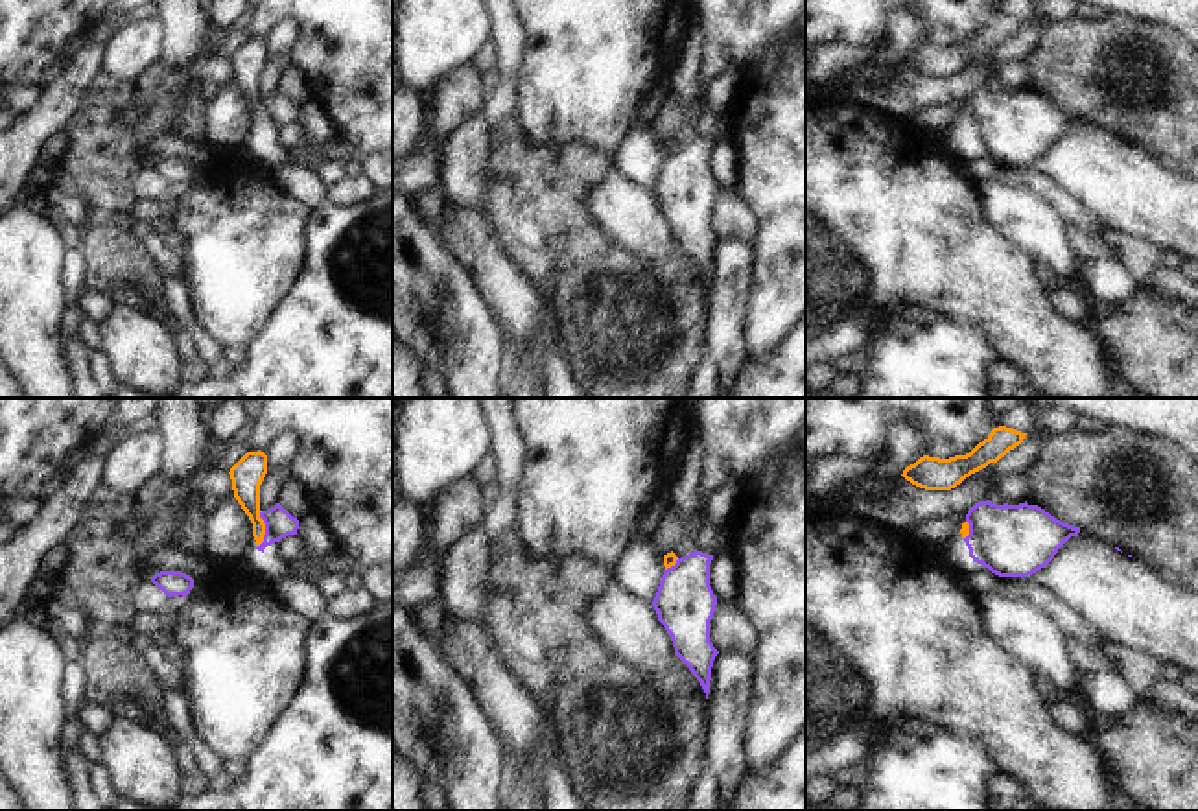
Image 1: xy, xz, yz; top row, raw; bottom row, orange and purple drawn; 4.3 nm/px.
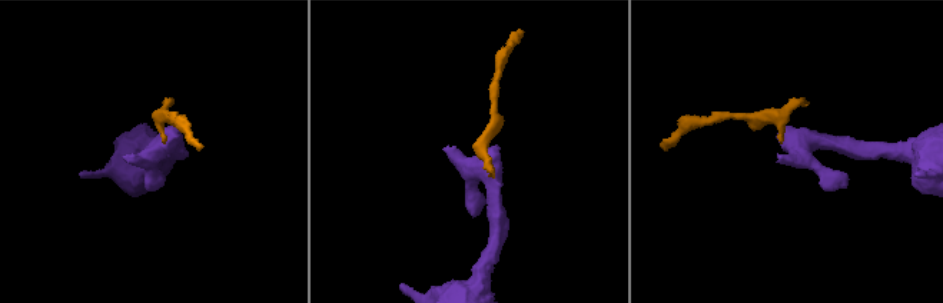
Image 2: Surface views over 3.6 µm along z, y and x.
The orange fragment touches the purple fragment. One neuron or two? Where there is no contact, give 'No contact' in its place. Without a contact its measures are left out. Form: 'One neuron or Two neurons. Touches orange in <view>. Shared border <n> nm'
Two neurons. Touches orange in xy. Shared border 160 nm.

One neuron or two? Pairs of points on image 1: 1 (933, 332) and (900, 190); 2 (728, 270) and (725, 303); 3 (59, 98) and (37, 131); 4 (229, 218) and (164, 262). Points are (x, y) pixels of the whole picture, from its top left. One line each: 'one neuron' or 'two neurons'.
1: two neurons
2: one neuron
3: one neuron
4: two neurons

